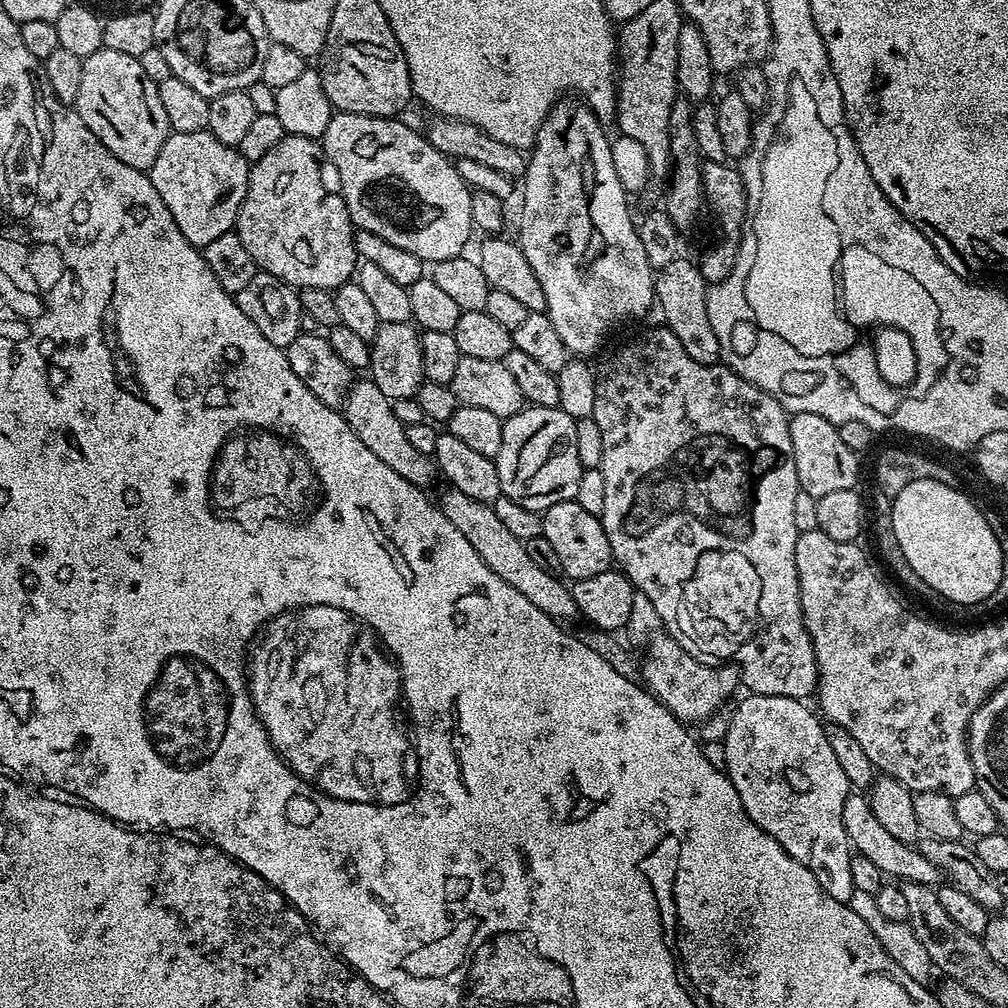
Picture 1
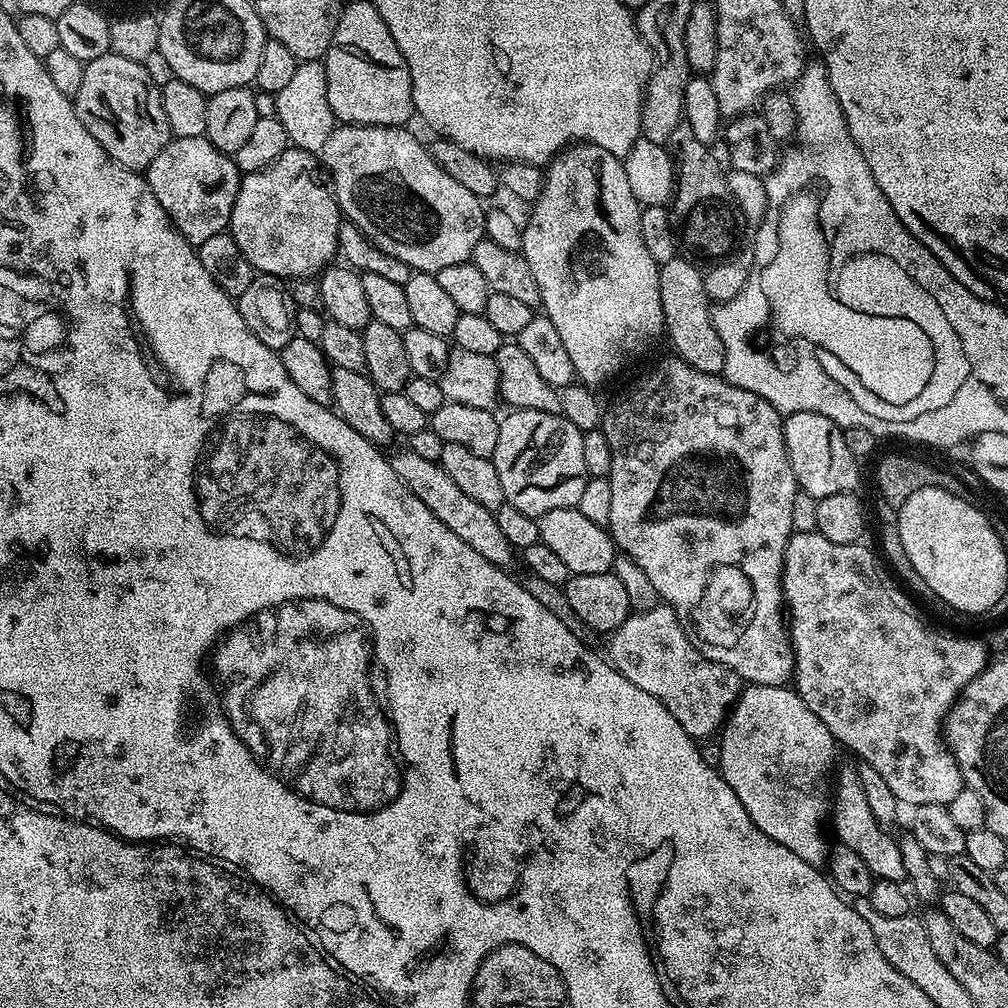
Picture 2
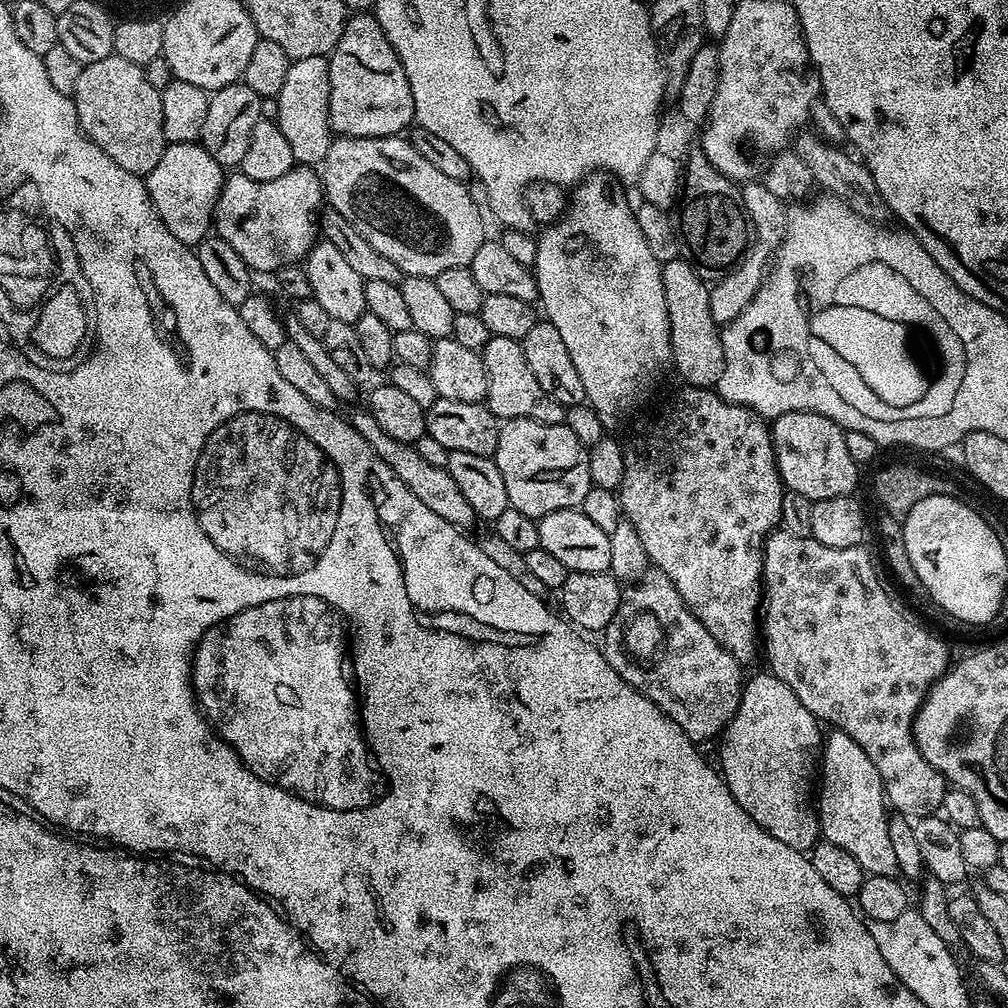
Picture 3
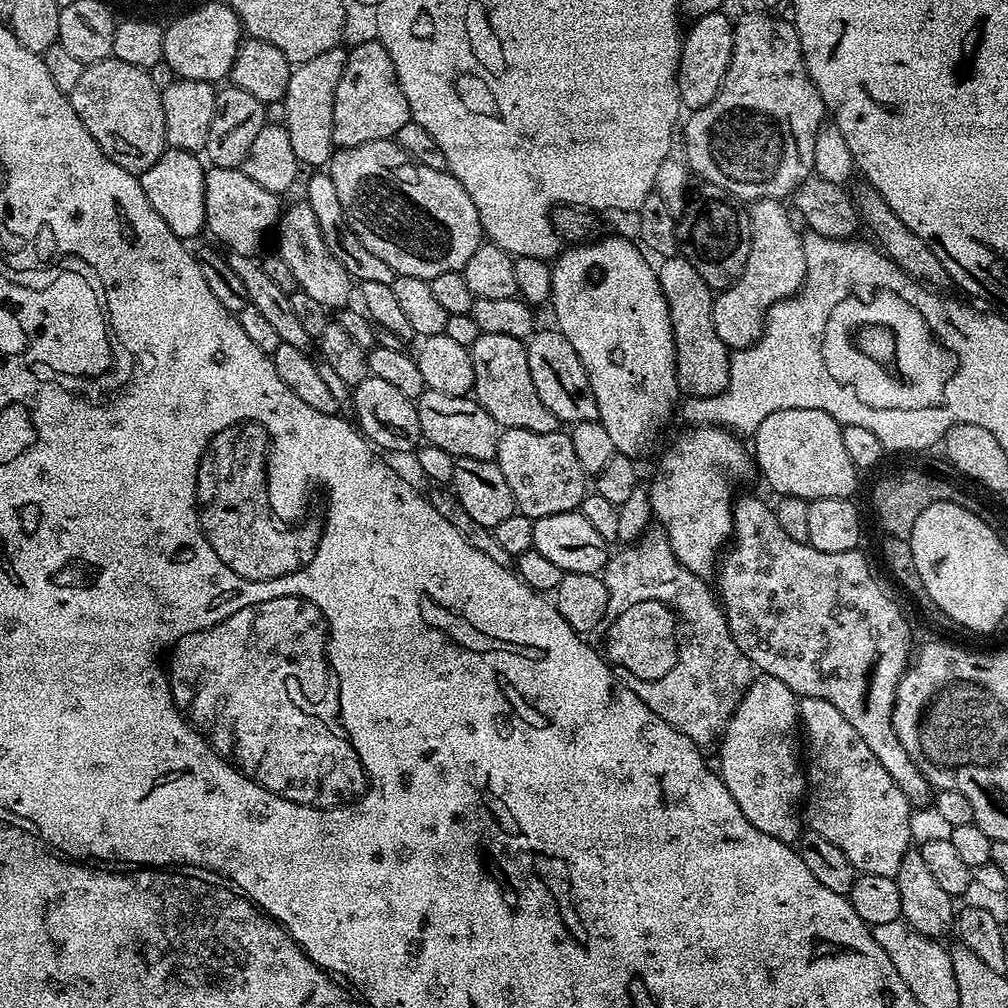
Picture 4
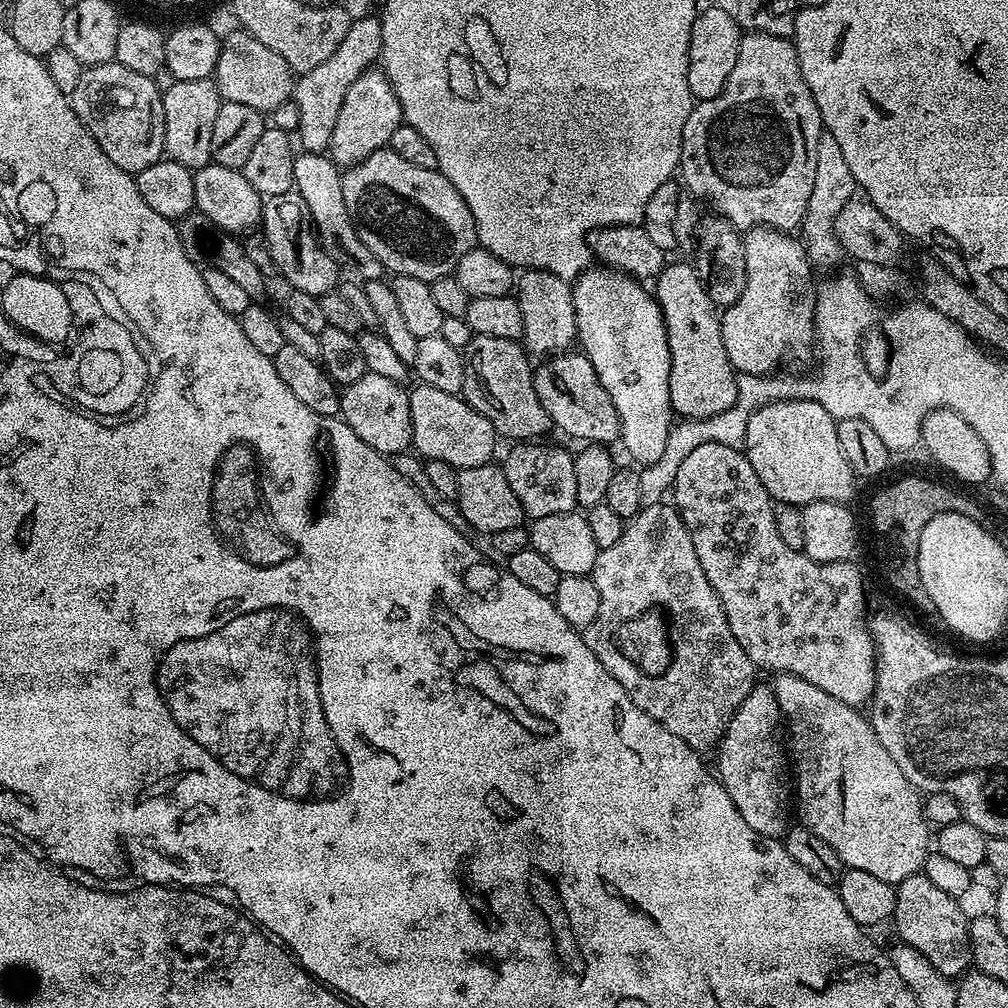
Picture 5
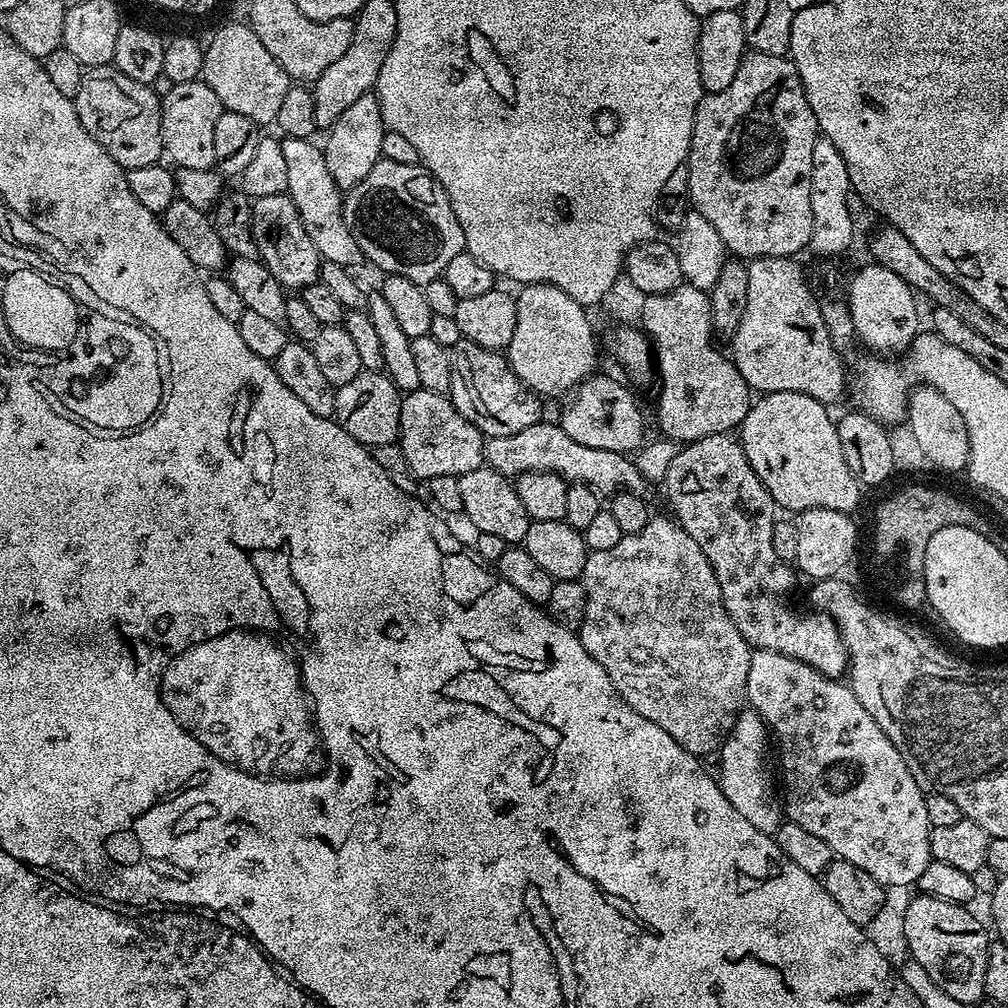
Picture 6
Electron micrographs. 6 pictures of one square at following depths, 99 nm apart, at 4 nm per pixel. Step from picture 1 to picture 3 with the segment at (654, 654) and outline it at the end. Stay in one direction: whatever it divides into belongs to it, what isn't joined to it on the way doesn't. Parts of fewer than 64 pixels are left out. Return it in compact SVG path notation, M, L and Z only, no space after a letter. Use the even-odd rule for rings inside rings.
M649 567L641 580L629 588L632 589L623 593L618 615L602 633L606 662L630 686L657 704L691 740L715 741L728 727L726 721L720 720L720 712L728 712L728 696L732 696L734 654L722 647L718 638L684 605L684 599L666 573ZM638 612L652 612L664 631L663 647L649 664L629 655L624 647L625 623Z

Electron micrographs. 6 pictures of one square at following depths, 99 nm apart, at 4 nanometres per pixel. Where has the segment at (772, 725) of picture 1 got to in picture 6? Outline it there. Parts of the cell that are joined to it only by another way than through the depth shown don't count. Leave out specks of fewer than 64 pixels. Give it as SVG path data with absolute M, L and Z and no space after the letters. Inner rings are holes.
M741 711L730 734L718 749L720 772L718 783L726 802L754 826L769 834L776 833L782 823L782 804L778 799L778 788L772 785L772 772L768 769L768 748L770 752L770 733L764 719L754 711Z

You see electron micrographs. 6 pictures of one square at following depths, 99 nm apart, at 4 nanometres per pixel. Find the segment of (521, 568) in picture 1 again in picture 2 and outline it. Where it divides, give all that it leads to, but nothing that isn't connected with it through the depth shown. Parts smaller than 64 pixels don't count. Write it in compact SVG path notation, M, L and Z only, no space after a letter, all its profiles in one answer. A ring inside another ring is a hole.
M407 450L391 453L390 459L394 474L402 478L404 485L428 507L430 514L434 514L438 522L446 522L446 526L450 526L450 530L454 530L454 534L458 534L458 538L462 538L466 546L472 547L477 554L482 554L486 562L503 569L509 567L514 550L510 542L506 542L495 512L486 510L486 506L478 506L478 502L474 502L467 494L462 494L462 490L458 490L458 485L452 481L450 474L446 474L446 470L442 470L439 462L426 462L426 458Z

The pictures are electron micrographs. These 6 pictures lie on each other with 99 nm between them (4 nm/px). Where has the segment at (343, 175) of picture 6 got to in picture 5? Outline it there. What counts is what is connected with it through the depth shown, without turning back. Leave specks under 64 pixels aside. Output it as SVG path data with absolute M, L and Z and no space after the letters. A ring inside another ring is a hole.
M373 66L357 78L354 86L350 86L350 90L346 90L342 110L338 110L338 122L334 126L334 134L330 134L327 155L331 156L337 166L347 170L353 164L370 158L370 154L374 154L379 148L385 147L390 134L398 130L401 122L398 98L384 71Z

